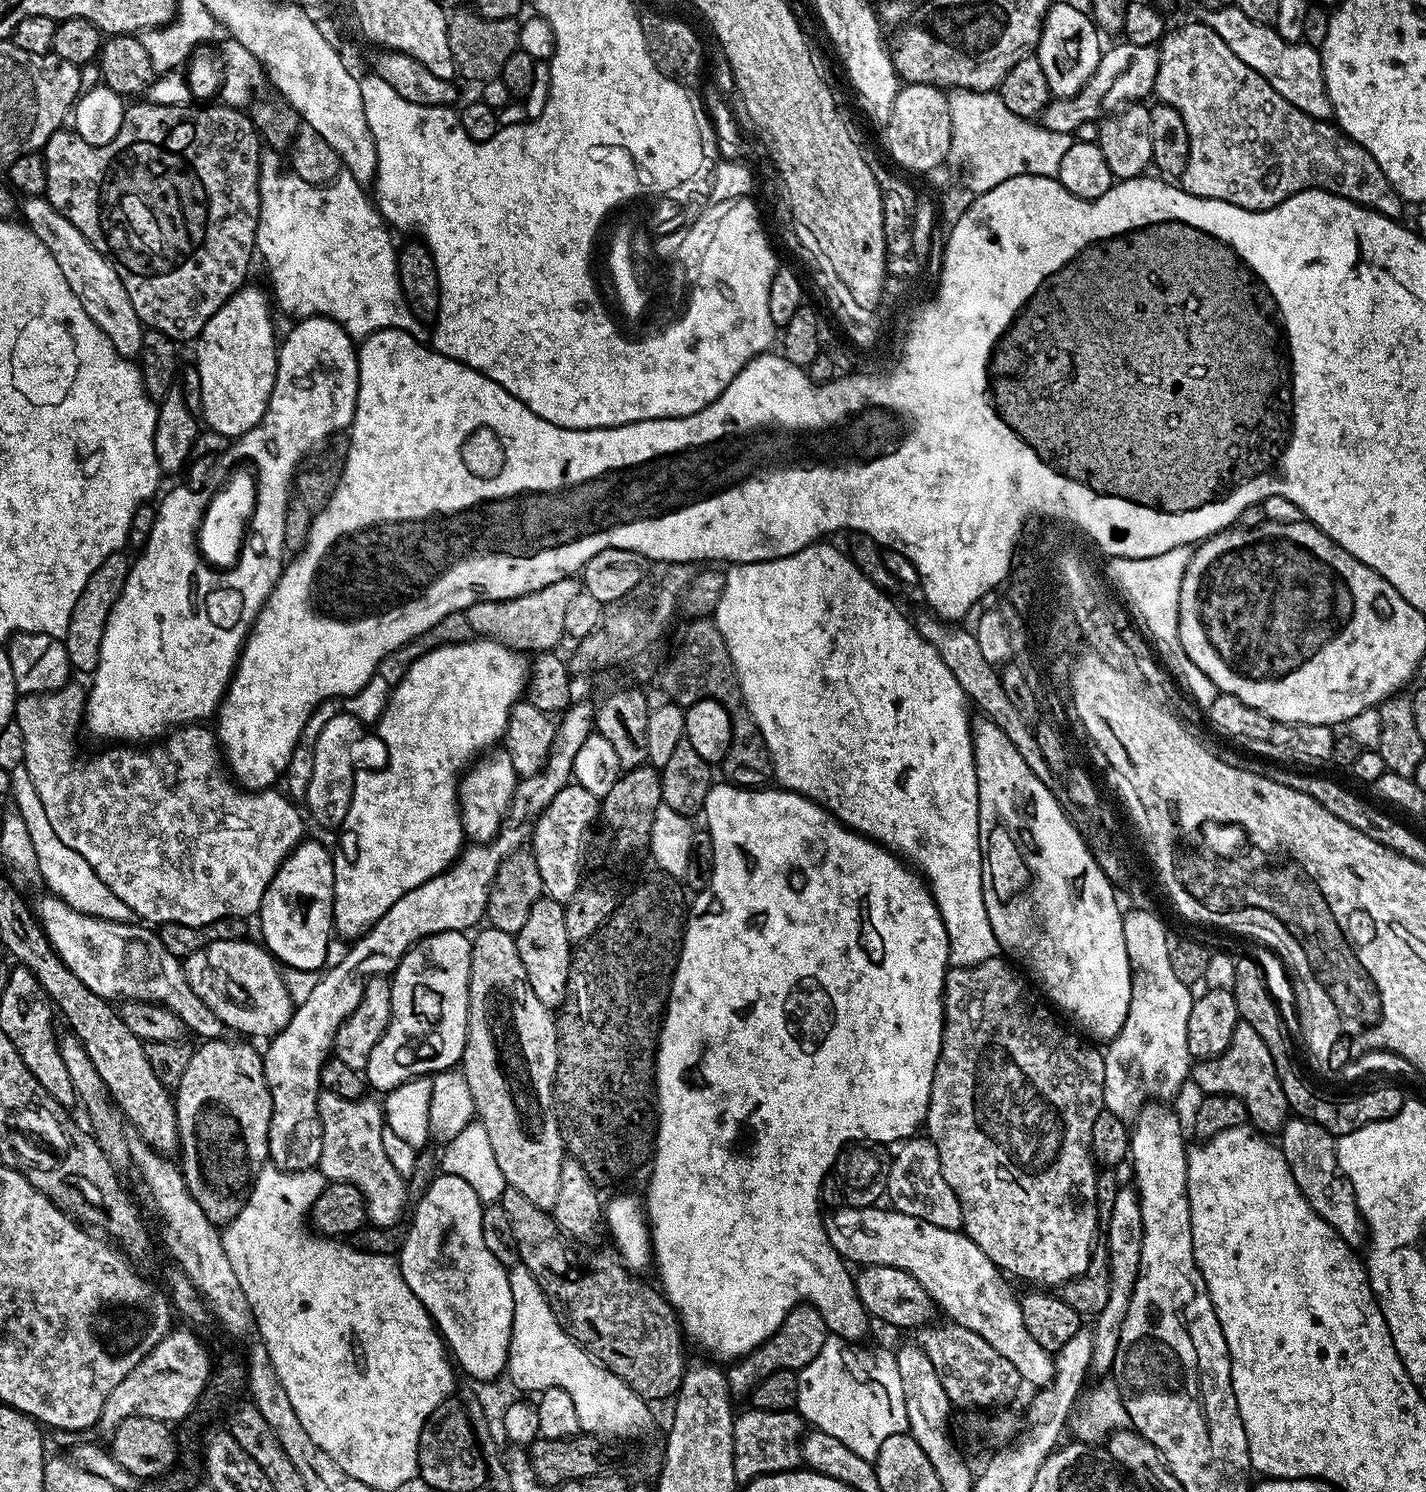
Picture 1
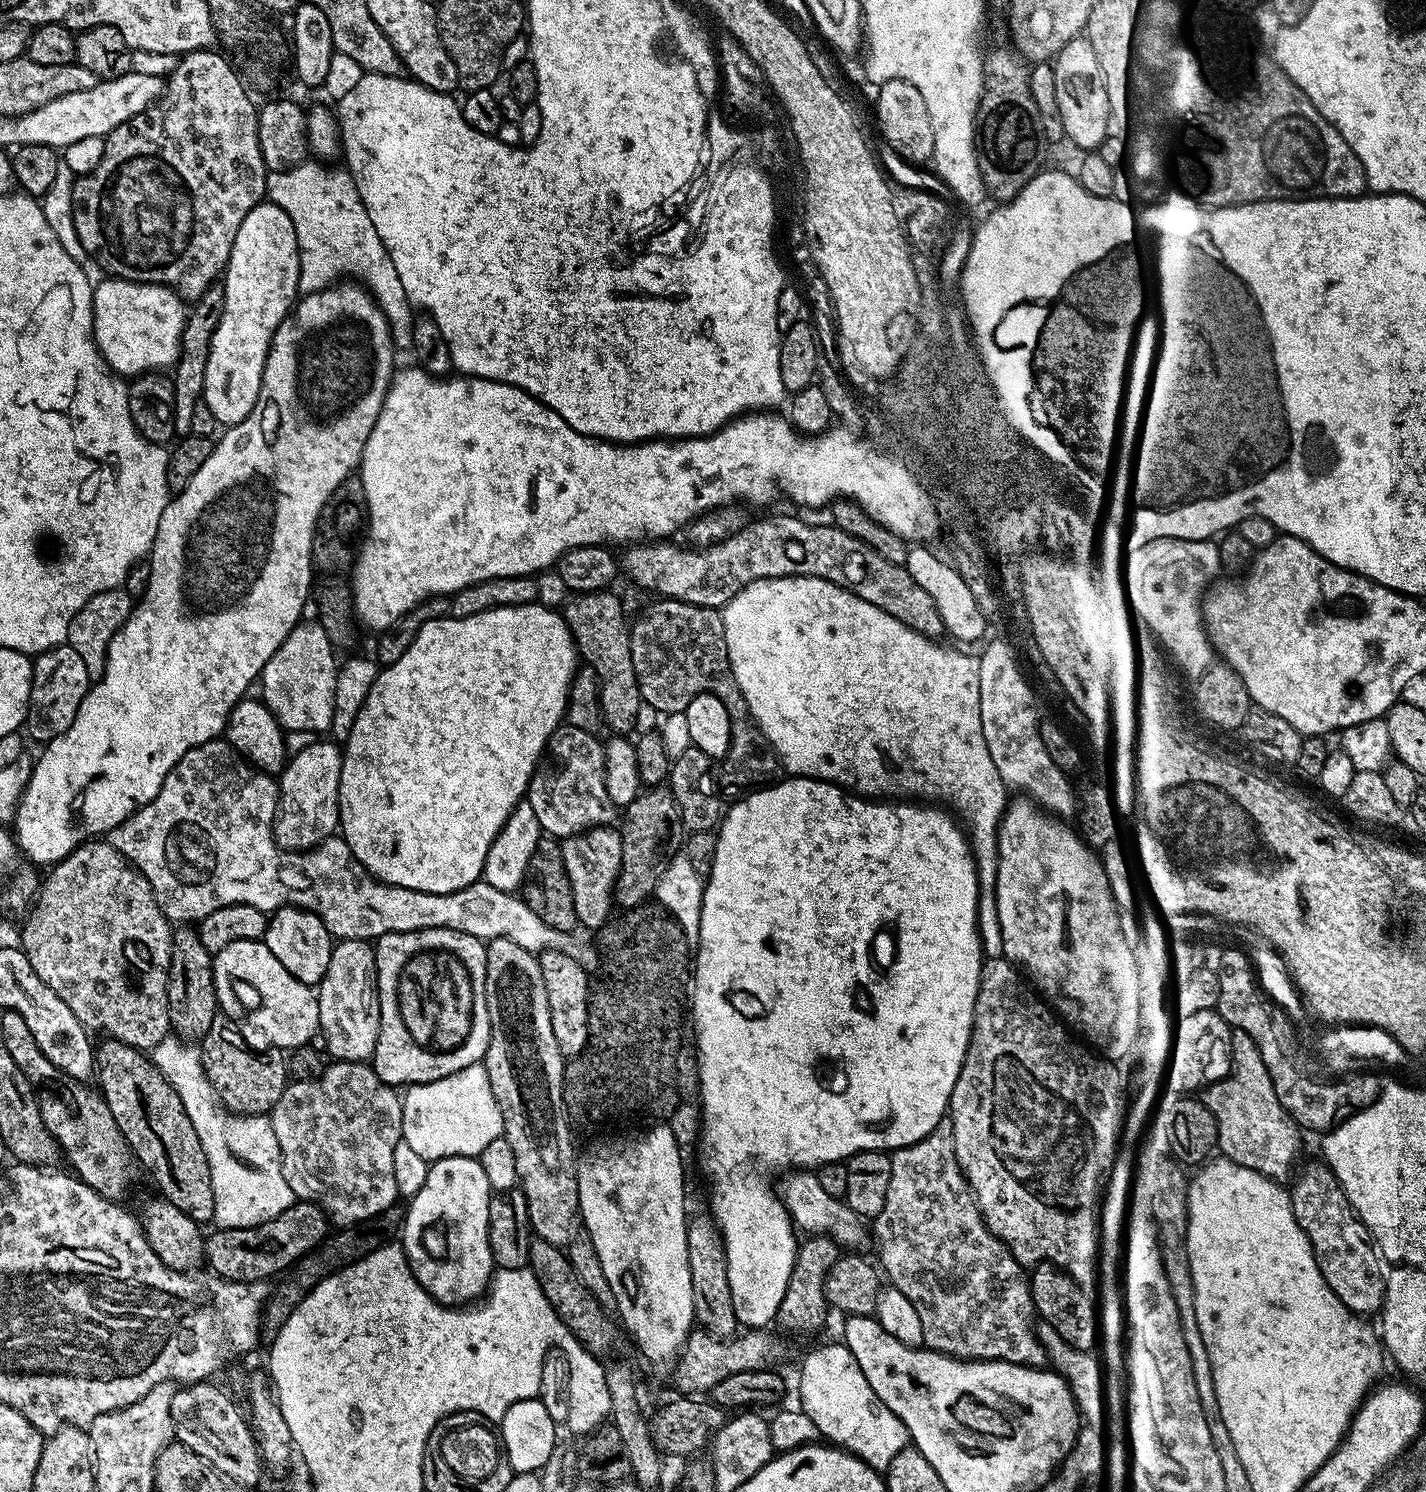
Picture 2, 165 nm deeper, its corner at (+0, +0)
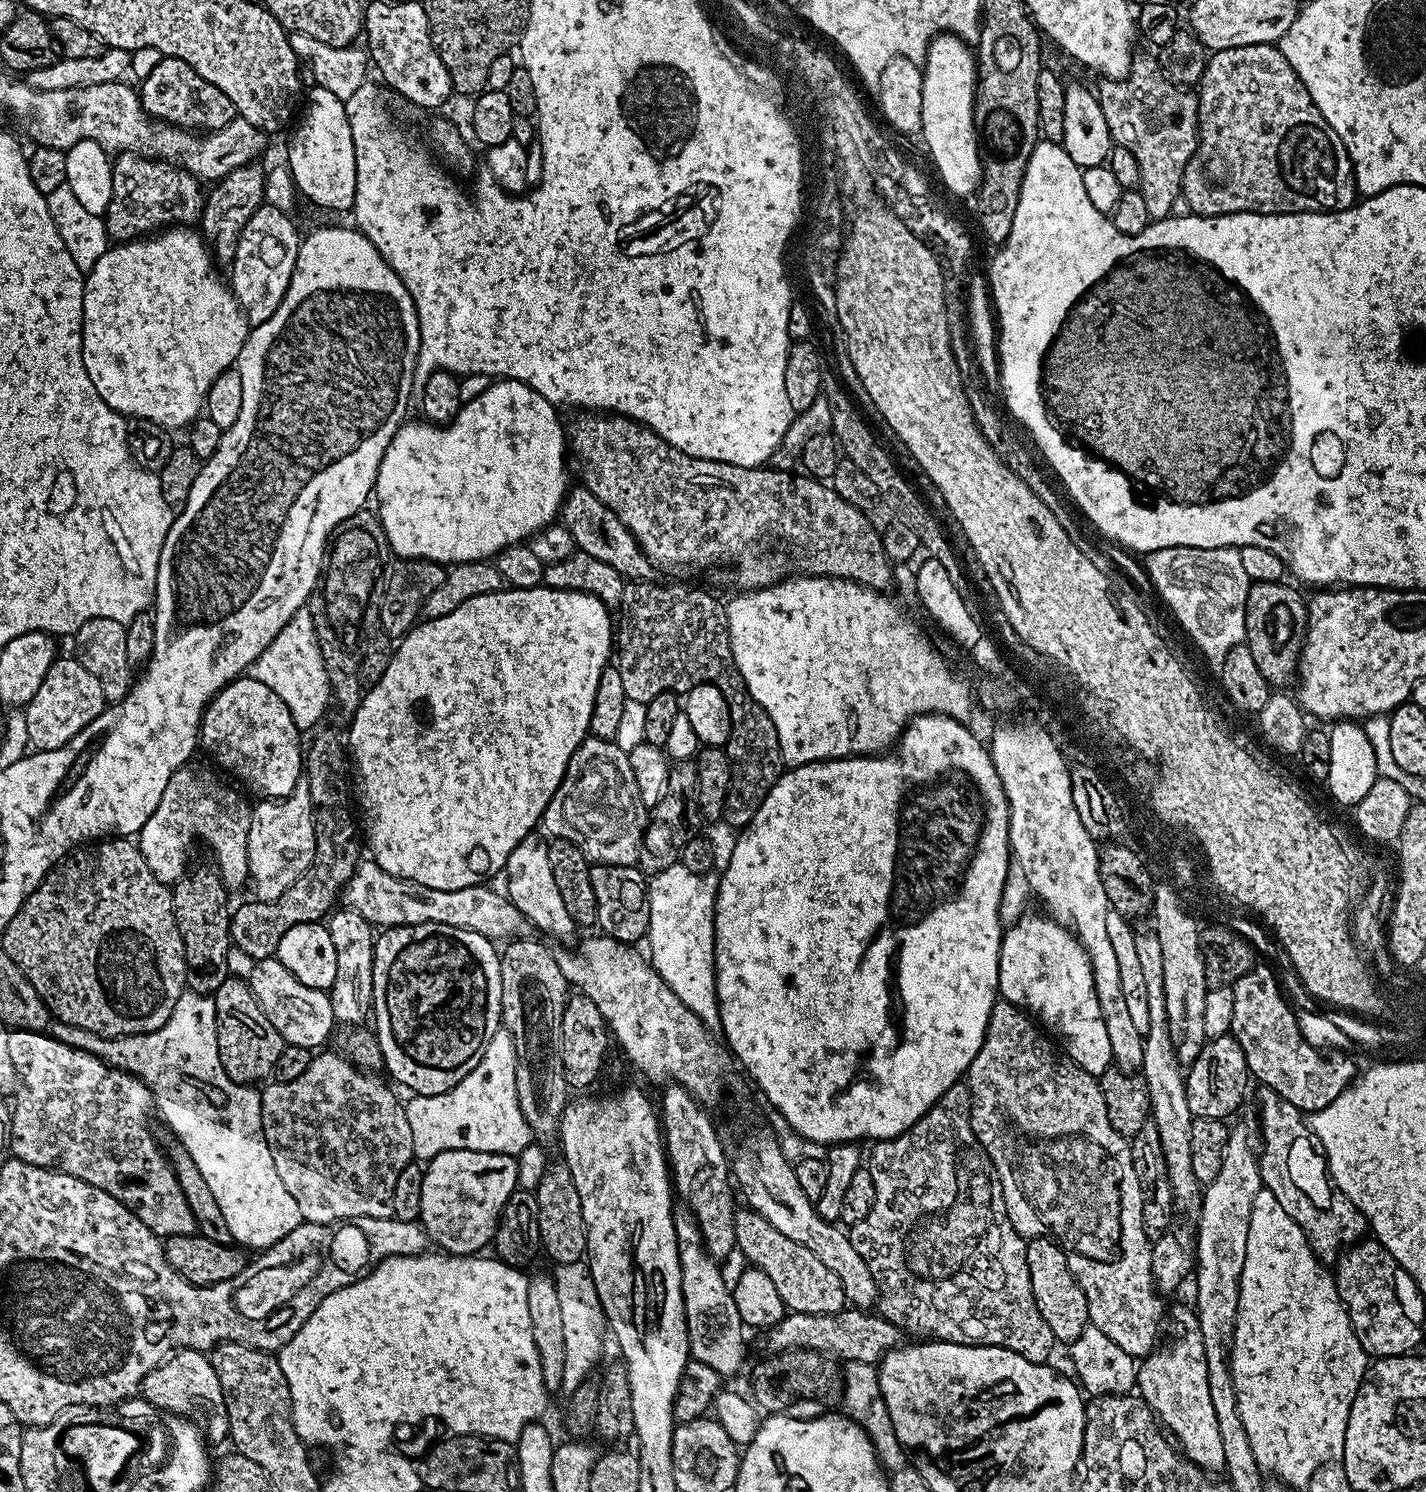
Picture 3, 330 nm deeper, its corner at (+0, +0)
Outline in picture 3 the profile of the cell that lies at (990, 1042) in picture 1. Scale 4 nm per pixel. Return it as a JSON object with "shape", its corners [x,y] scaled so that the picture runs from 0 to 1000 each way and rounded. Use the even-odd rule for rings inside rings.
{"shape":[[[699,670],[696,675],[696,679],[691,688],[691,693],[686,706],[680,712],[677,719],[677,726],[682,737],[682,757],[686,763],[687,769],[691,771],[700,790],[703,792],[703,800],[705,806],[705,811],[711,824],[719,830],[737,830],[749,840],[749,848],[753,857],[757,860],[757,864],[762,867],[763,873],[763,884],[764,887],[773,891],[776,897],[783,899],[790,908],[796,910],[802,910],[811,903],[811,895],[813,893],[813,884],[817,884],[818,877],[814,867],[811,865],[811,861],[808,858],[808,834],[802,819],[802,798],[799,796],[798,787],[793,780],[793,768],[792,765],[781,755],[778,755],[778,749],[776,747],[776,739],[773,739],[773,731],[769,722],[759,717],[745,704],[741,705],[741,702],[734,697],[736,695],[725,686],[722,679],[715,676],[712,673]]]}

